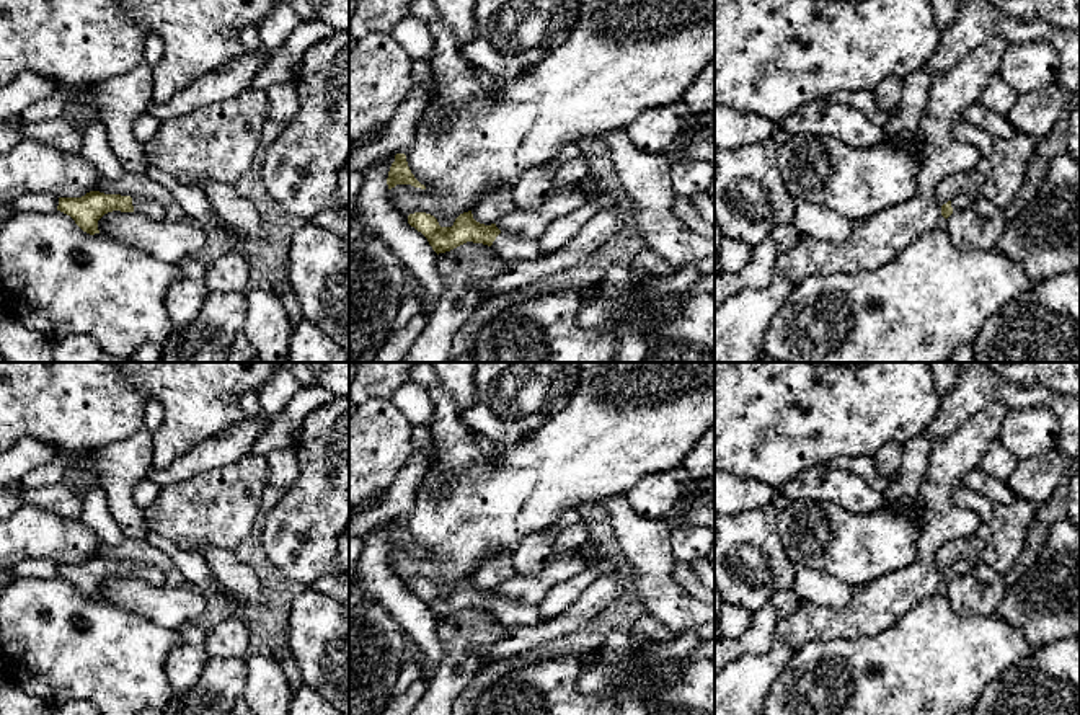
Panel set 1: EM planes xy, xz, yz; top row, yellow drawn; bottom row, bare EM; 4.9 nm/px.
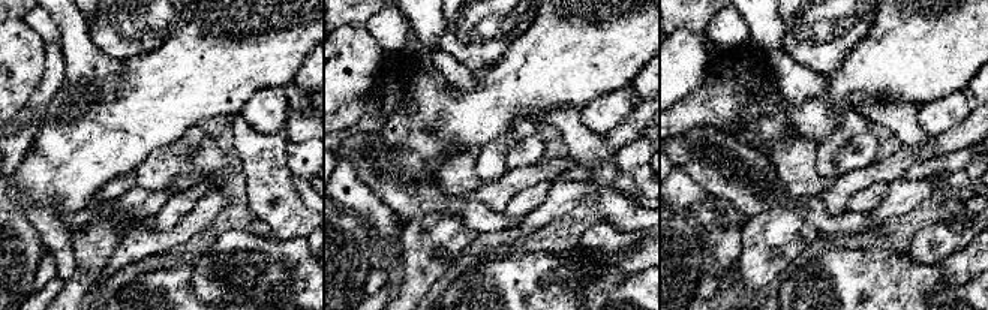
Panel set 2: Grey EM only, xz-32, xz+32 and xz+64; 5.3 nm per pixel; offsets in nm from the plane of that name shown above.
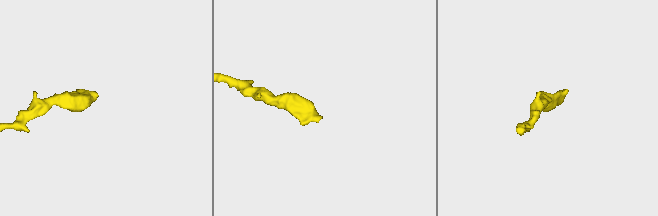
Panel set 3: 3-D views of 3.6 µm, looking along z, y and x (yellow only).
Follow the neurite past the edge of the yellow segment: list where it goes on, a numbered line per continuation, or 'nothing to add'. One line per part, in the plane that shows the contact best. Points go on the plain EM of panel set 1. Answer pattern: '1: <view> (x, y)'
1: xy (150, 575)

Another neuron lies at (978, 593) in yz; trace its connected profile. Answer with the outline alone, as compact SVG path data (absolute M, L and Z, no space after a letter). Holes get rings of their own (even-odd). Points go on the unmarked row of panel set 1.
M977 562L974 568L948 583L946 597L959 617L989 617L1003 601L1007 583L990 565Z

